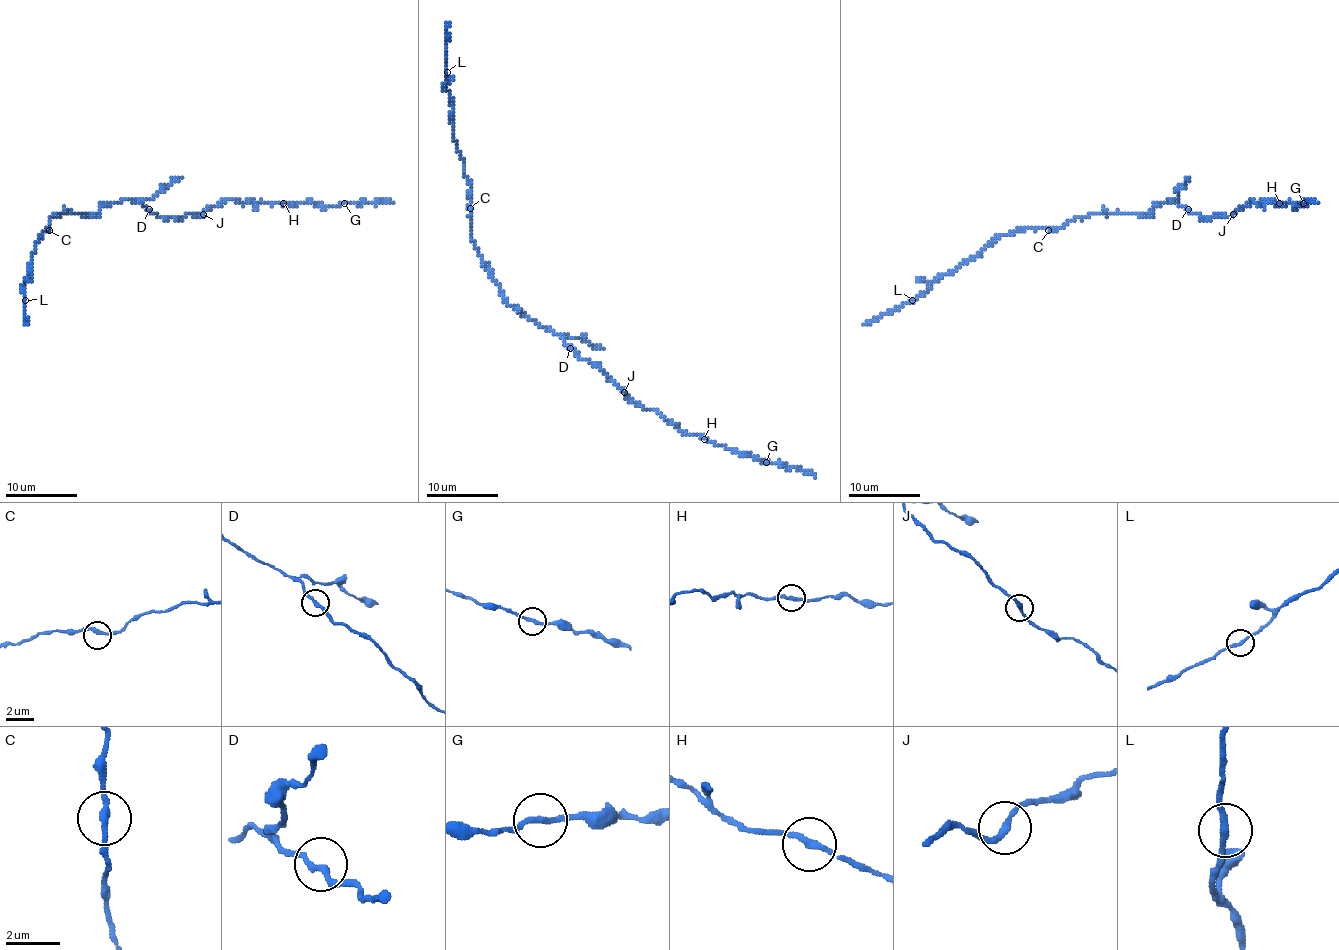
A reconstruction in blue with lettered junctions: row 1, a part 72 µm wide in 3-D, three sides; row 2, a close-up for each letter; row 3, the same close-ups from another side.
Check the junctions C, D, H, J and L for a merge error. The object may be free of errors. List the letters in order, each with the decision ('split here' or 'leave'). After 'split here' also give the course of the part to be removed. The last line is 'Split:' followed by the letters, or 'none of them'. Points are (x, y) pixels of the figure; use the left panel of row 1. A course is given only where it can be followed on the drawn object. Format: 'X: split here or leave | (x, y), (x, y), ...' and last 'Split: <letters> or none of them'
C: leave
D: leave
H: leave
J: leave
L: leave
Split: none of them

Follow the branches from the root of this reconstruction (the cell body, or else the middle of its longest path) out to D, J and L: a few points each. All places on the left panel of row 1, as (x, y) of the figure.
D: (104, 205), (129, 198), (149, 209)
J: (104, 205), (129, 198), (163, 218), (181, 220), (188, 214), (203, 214)
L: (104, 205), (90, 216), (65, 212), (49, 220), (49, 229), (34, 246), (31, 279), (22, 289), (25, 300)

